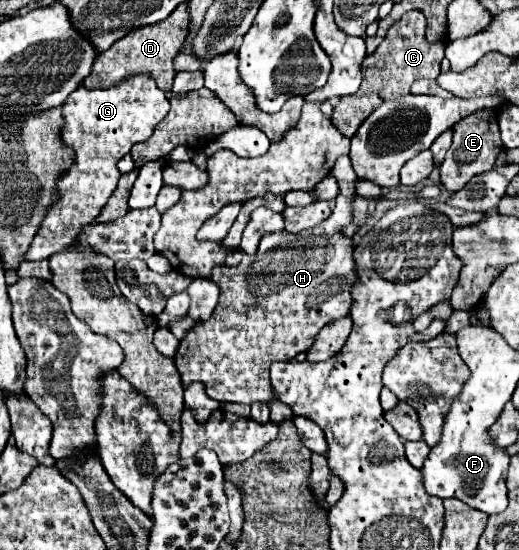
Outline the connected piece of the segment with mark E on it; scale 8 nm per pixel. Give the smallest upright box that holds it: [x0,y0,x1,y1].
[439,108,503,192]

